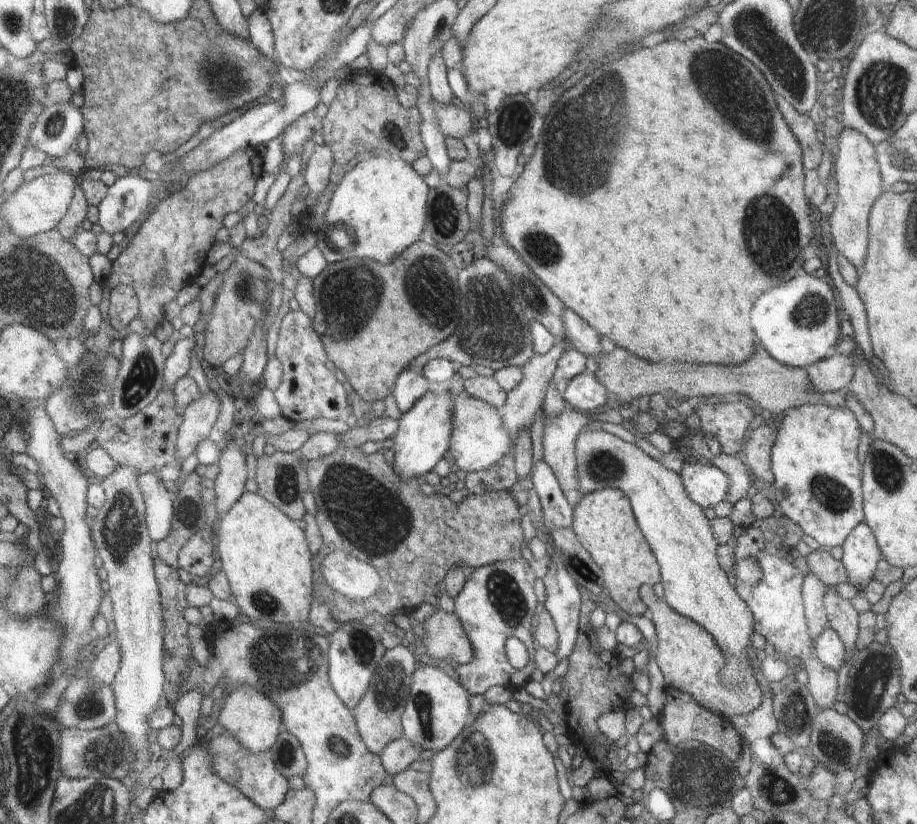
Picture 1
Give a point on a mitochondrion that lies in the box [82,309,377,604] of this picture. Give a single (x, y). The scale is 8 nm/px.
(121, 534)

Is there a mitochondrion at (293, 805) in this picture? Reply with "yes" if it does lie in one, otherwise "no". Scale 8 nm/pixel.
no

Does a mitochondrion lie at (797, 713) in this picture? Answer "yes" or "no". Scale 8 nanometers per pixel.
yes

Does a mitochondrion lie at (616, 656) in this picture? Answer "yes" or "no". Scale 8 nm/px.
no

